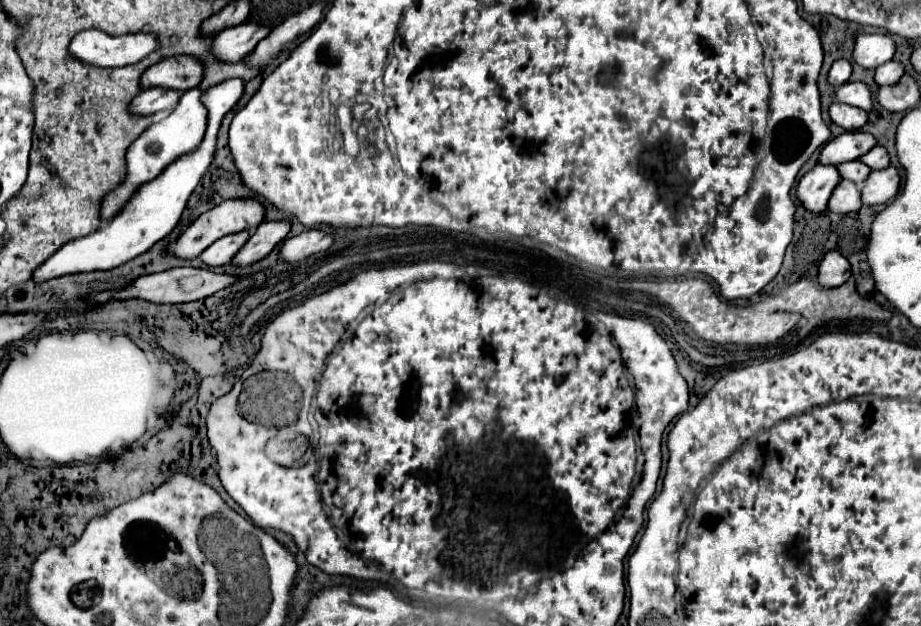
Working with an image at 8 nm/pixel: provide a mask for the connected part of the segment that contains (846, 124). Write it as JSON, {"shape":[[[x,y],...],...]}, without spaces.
{"shape":[[[833,103],[829,107],[829,115],[831,115],[831,121],[835,125],[843,127],[845,131],[857,131],[867,121],[867,111],[861,111],[857,107],[851,107],[845,103]]]}

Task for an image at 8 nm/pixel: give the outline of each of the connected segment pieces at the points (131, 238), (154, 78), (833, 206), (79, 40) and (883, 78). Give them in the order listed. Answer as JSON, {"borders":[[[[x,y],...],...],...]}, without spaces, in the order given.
{"borders":[[[[229,79],[229,81],[223,81],[223,83],[207,89],[203,93],[203,105],[209,111],[209,125],[207,125],[207,133],[205,133],[203,143],[193,153],[189,153],[189,155],[177,159],[173,165],[169,165],[165,169],[165,173],[161,173],[161,177],[149,181],[149,185],[141,185],[141,189],[137,189],[135,197],[131,197],[129,205],[117,217],[113,217],[113,221],[107,223],[107,227],[101,227],[91,235],[77,237],[77,239],[65,243],[55,255],[51,255],[33,273],[33,281],[47,281],[53,277],[75,275],[75,273],[109,271],[109,269],[115,269],[115,267],[131,261],[133,257],[143,255],[155,243],[165,239],[179,223],[181,213],[187,205],[187,199],[191,197],[191,193],[195,191],[195,187],[199,185],[199,181],[207,173],[209,165],[213,163],[215,145],[217,145],[217,131],[221,127],[225,113],[231,111],[235,107],[235,103],[241,99],[243,85],[245,85],[243,79]]],[[[175,55],[155,63],[141,77],[141,87],[167,87],[187,91],[201,83],[205,67],[193,55]]],[[[843,179],[837,185],[837,189],[833,191],[829,205],[827,205],[827,209],[833,213],[855,213],[861,207],[863,207],[861,191],[853,181],[847,181],[847,179]]],[[[87,29],[73,37],[69,51],[79,61],[97,67],[125,67],[139,63],[161,49],[161,41],[153,33],[129,33],[111,37],[97,29]]],[[[887,61],[887,63],[883,63],[881,67],[875,69],[875,81],[879,85],[895,85],[903,77],[903,73],[905,73],[903,63]]]]}

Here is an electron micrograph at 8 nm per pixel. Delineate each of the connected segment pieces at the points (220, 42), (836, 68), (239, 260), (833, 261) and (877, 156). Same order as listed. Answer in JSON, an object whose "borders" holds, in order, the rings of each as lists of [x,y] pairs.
{"borders":[[[[245,21],[237,27],[227,27],[215,37],[211,53],[221,61],[243,61],[249,53],[253,53],[255,45],[269,35],[269,31],[269,27],[257,25],[255,21]]],[[[839,59],[839,61],[833,63],[833,67],[831,67],[831,71],[829,71],[829,83],[833,83],[835,87],[841,87],[843,83],[849,81],[851,73],[853,73],[851,63],[849,63],[847,59]]],[[[287,219],[263,221],[231,263],[245,267],[245,265],[253,265],[255,261],[261,261],[287,237],[289,229],[291,229],[291,221]]],[[[829,251],[829,253],[825,253],[825,257],[819,265],[819,275],[817,277],[819,277],[819,283],[827,289],[829,287],[839,287],[851,277],[849,261],[845,257],[841,257],[841,253]]],[[[875,145],[869,153],[865,153],[865,155],[861,157],[861,161],[863,161],[865,165],[869,165],[871,169],[885,169],[885,167],[891,163],[887,149],[881,147],[881,145]]]]}

